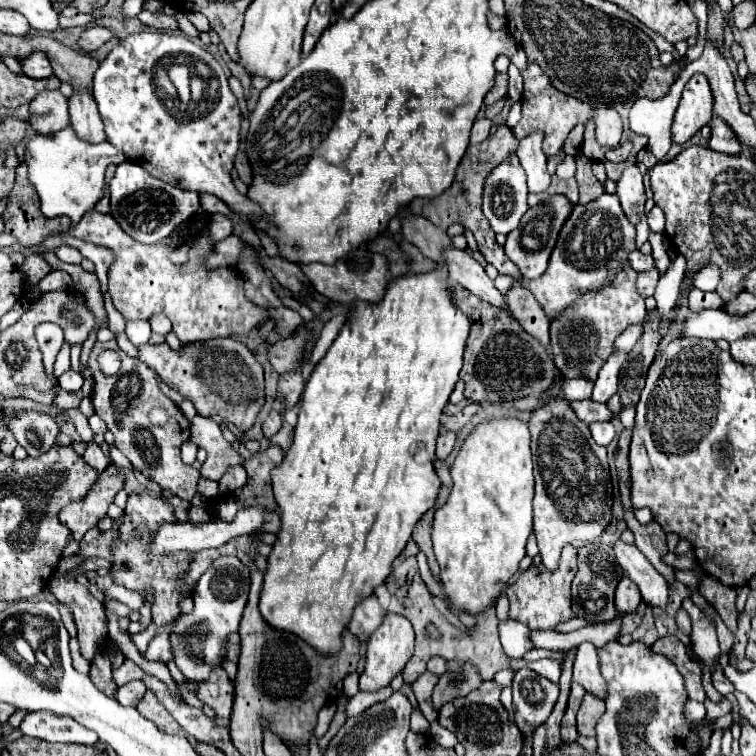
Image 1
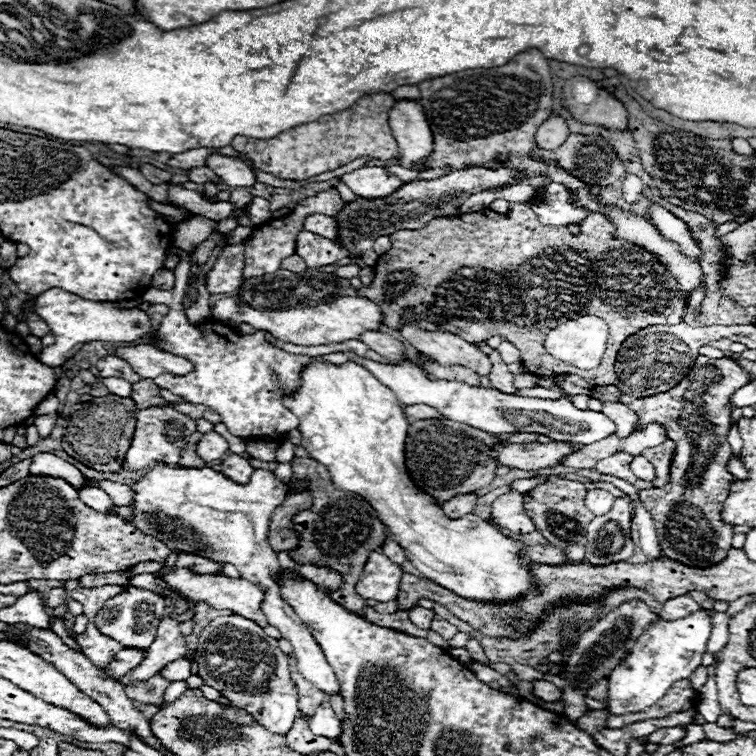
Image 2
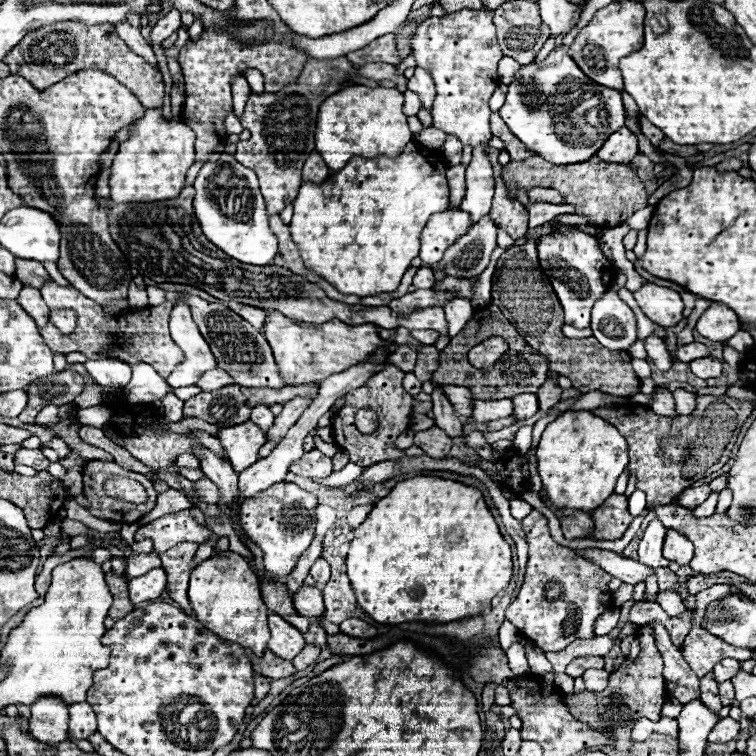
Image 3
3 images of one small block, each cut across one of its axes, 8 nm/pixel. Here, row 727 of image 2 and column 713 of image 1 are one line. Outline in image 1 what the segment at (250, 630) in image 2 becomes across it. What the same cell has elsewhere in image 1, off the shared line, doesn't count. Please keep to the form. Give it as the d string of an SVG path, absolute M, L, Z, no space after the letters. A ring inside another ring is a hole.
M708 264L700 268L692 278L692 286L704 292L716 292L718 284L720 284L720 268L716 268L716 264Z

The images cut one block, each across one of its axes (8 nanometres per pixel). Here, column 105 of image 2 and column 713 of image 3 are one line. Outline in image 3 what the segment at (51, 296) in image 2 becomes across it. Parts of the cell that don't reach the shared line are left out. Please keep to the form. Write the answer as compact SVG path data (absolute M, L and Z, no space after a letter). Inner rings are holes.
M712 304L700 316L700 320L696 324L696 330L712 342L724 342L740 330L740 322L738 322L738 316L728 306Z

